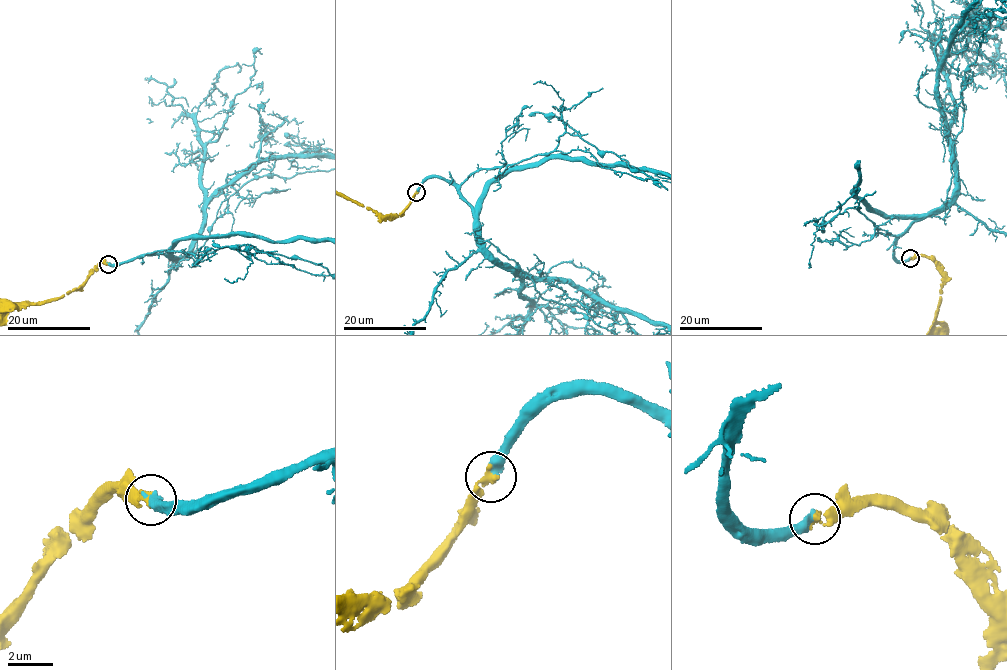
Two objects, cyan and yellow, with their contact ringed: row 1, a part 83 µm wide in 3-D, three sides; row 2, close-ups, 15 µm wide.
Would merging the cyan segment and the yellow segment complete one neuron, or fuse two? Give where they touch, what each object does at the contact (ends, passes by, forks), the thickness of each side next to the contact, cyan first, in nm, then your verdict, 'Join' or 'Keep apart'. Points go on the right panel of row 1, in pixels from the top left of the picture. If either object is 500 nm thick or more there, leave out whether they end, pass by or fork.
Place: (910, 258). At the ring cyan ends. At the ring yellow ends. Thickness 400 nm (cyan) against 320 nm. Join

